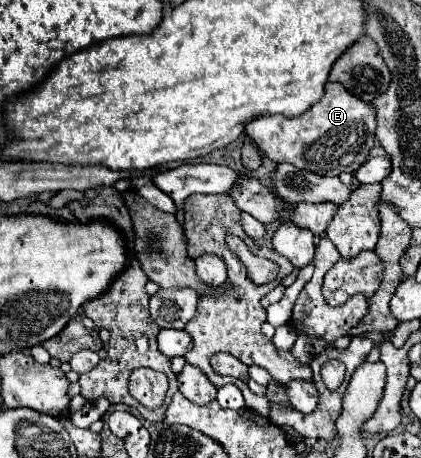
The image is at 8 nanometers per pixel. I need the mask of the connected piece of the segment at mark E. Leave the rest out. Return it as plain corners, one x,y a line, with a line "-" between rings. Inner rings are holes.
327,83
323,99
305,115
287,119
281,115
257,117
247,123
247,135
275,163
291,163
317,175
355,173
367,161
375,141
375,107
351,95
339,83

